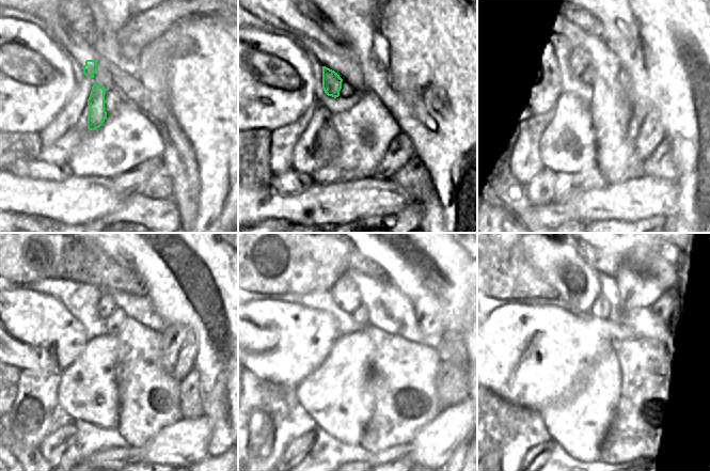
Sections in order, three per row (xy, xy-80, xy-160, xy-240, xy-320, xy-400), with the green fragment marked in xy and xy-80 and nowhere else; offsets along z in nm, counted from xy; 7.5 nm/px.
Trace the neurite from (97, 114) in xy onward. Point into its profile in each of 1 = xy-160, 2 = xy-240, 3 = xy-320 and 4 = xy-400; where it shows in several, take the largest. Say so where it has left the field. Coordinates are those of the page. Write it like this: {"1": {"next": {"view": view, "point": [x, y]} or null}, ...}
{"1": {"next": {"view": "xy-160", "point": [574, 74]}}, "2": {"next": {"view": "xy-240", "point": [106, 304]}}, "3": {"next": {"view": "xy-320", "point": [345, 293]}}, "4": {"next": {"view": "xy-400", "point": [576, 280]}}}

